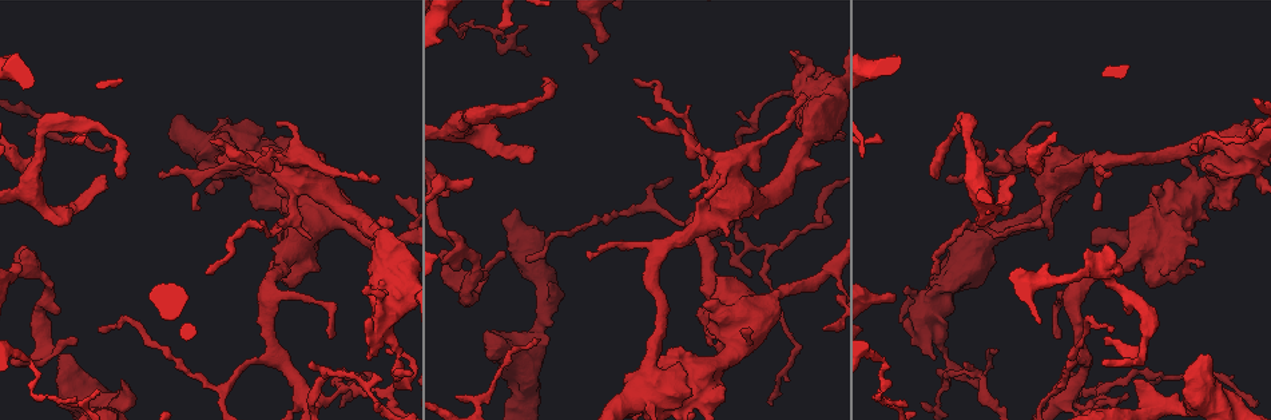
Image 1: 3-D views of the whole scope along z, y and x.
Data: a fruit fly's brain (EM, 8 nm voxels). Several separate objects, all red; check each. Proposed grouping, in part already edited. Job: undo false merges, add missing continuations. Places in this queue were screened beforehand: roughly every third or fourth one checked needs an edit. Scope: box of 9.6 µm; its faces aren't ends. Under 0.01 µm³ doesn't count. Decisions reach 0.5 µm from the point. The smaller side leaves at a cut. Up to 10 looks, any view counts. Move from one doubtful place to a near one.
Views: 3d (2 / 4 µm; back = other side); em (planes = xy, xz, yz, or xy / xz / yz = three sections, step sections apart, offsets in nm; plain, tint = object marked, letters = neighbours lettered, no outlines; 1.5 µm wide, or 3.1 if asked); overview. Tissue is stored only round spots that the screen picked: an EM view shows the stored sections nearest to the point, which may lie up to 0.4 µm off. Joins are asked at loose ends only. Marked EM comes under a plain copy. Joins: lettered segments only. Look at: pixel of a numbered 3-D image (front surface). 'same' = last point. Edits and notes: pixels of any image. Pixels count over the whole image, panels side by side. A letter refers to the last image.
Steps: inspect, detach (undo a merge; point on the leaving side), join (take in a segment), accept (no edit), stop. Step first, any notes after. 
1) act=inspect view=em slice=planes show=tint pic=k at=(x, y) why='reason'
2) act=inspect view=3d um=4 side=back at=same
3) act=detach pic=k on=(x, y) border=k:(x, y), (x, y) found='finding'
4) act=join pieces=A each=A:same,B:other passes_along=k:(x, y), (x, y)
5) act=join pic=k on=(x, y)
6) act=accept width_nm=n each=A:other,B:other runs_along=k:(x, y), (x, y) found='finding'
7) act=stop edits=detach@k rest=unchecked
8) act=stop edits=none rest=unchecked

act=inspect view=em slice=planes show=letters pic=1 at=(401, 385) why='sharp bend'

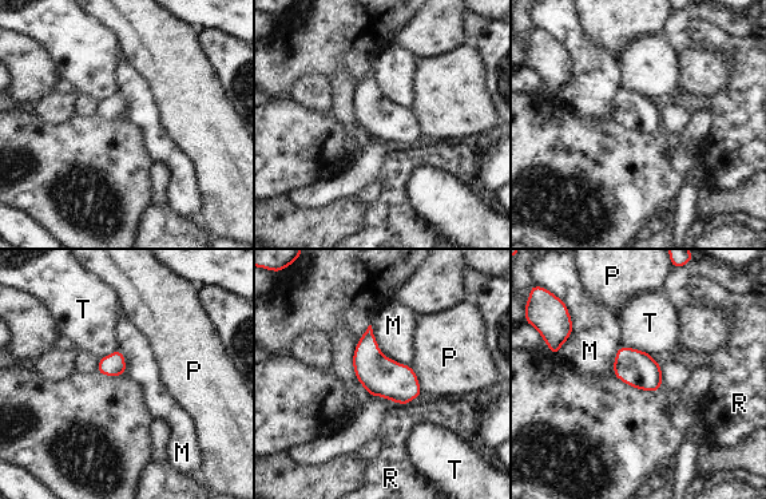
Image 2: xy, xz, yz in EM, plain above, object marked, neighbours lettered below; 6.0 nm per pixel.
act=accept width_nm=50 longest_contact=M:340nm each=M:other,P:other,R:other,T:other found='continuous, no second cell'

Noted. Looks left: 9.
act=inspect view=em slice=planes show=letters pic=1 at=(828, 218)

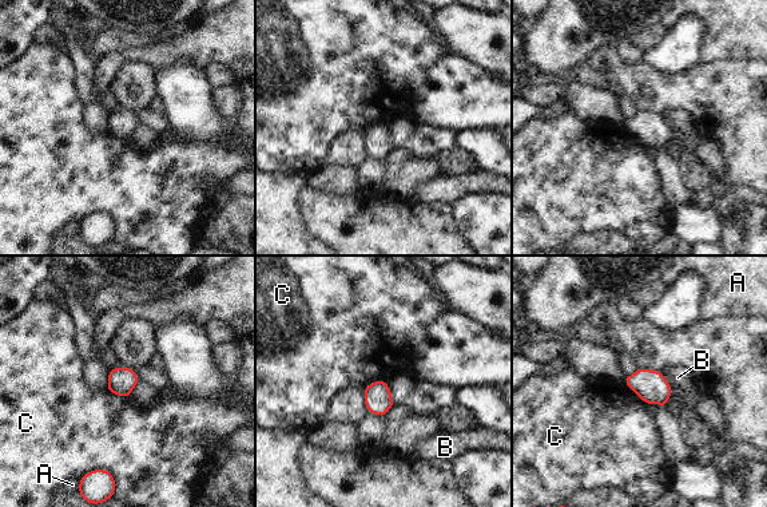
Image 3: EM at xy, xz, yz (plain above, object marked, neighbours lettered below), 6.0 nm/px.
act=accept each=A:other,B:other,C:other border=3:(623, 381), (646, 403) found='no lettered segment goes on from it'

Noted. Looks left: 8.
act=inspect view=em slice=xy step=8 show=tint pic=1 at=(376, 174) why='free end'

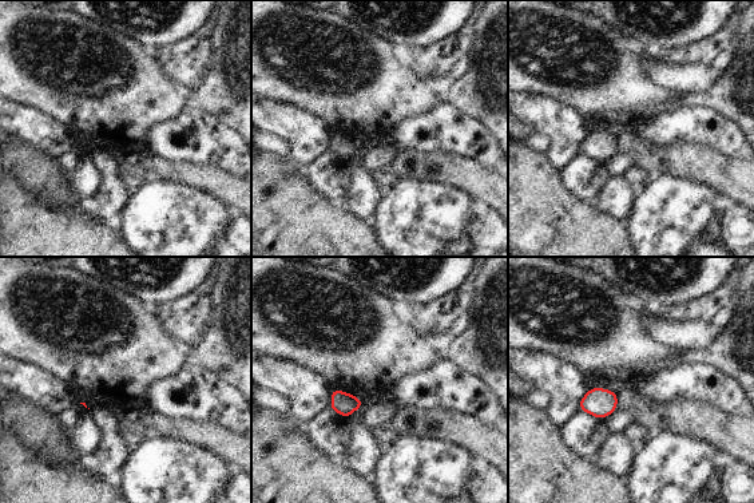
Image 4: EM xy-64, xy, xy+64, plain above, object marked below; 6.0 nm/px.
act=inspect view=em slice=planes show=tint at=same why='another direction'

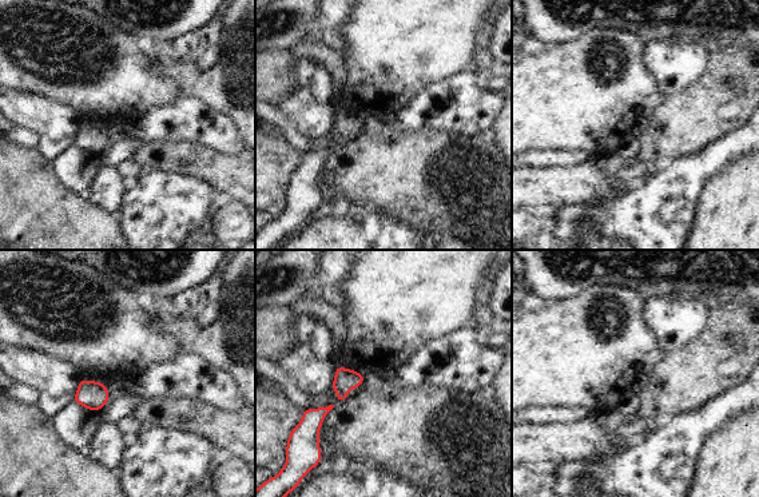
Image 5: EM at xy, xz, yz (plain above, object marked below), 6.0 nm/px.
act=inspect view=em slice=planes show=letters at=same

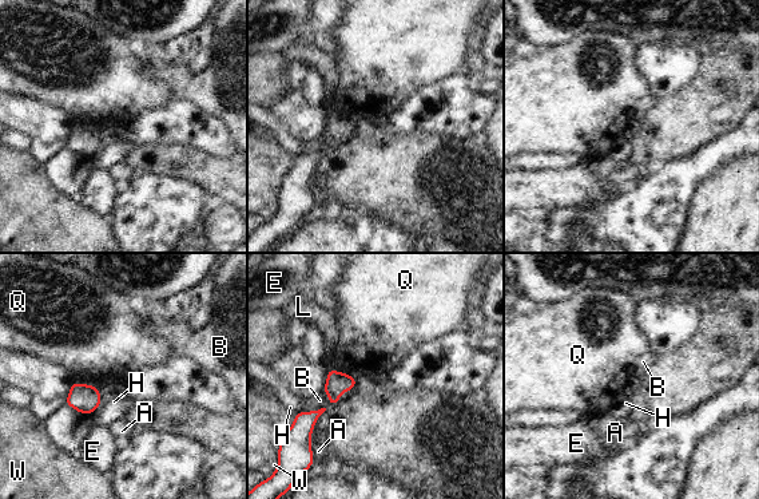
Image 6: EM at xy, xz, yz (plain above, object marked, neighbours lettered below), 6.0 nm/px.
act=accept longest_contact=W:240nm each=A:other,B:other,E:other,H:other,L:other,Q:other,W:other border=6:(71, 381), (91, 384), (99, 389) found='none of them fits'

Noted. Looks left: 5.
act=inspect view=em slice=planes show=letters pic=1 at=(726, 235) why='an open end'

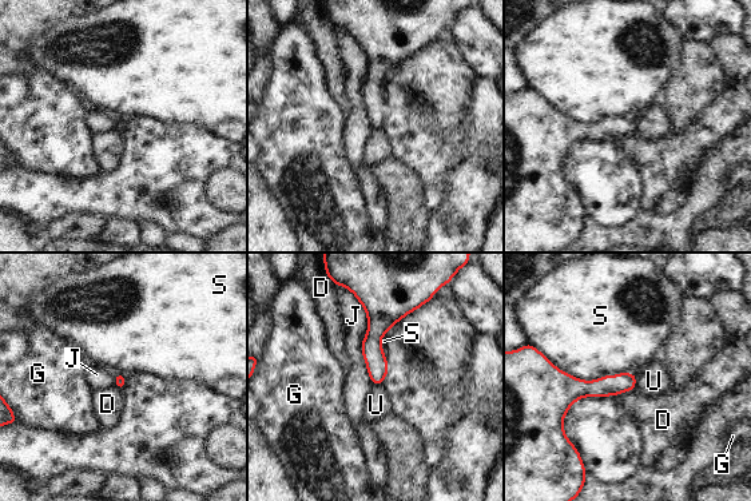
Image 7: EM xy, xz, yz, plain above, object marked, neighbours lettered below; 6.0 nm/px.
act=accept each=D:other,G:other,J:other,S:other,U:other runs_along=7:(369, 301), (374, 307), (378, 381) found='no lettered segment goes on from it'

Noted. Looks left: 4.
act=stop edits=none rest=unchecked

